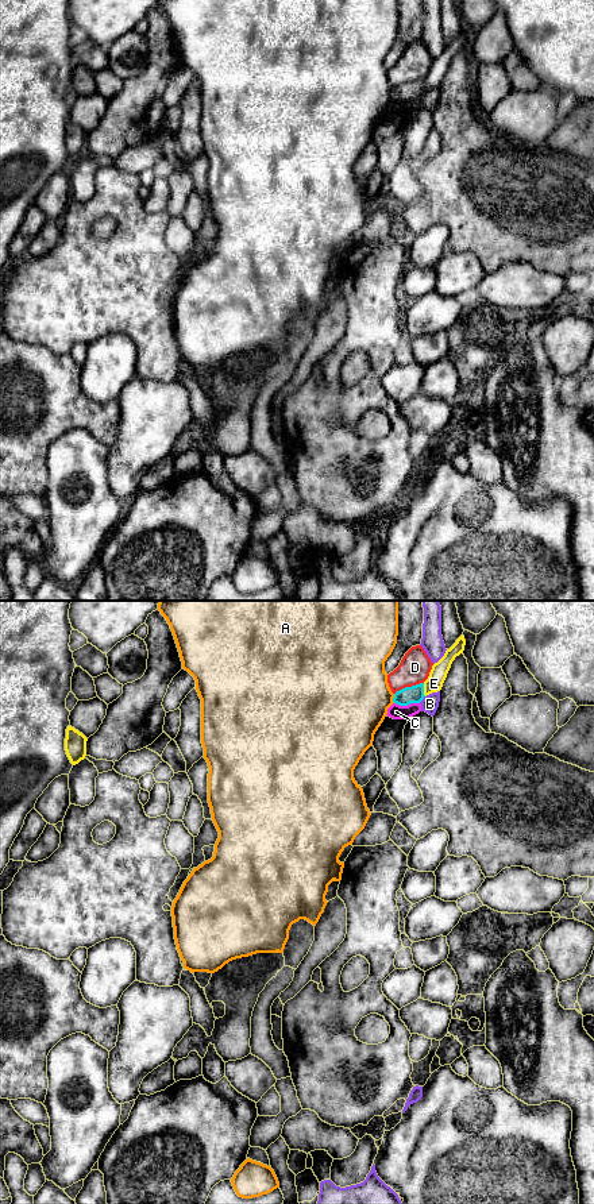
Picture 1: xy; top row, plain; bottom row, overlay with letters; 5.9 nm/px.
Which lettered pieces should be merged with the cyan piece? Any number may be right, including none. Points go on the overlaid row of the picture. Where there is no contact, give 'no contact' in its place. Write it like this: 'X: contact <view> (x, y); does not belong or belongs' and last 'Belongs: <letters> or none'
A: contact xy (393, 698); does not belong
B: contact xy (421, 699); does not belong
C: contact xy (407, 705); does not belong
D: contact xy (408, 687); does not belong
E: contact xy (423, 690); does not belong
Belongs: none

